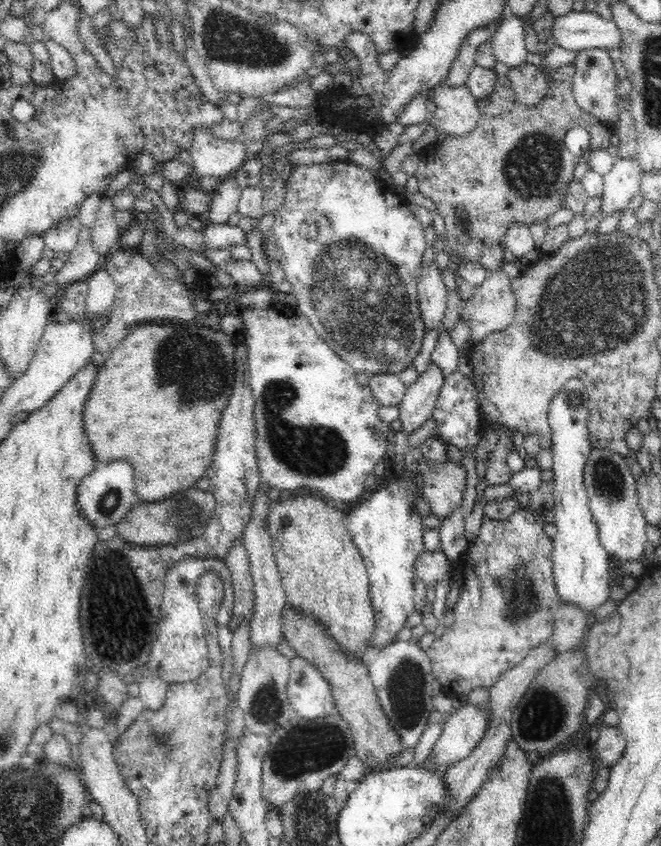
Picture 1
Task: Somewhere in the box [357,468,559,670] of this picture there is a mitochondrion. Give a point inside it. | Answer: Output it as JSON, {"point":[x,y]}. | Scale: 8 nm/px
{"point":[523,601]}

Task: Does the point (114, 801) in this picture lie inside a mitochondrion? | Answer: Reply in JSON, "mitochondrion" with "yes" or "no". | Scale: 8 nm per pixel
{"mitochondrion":"no"}

